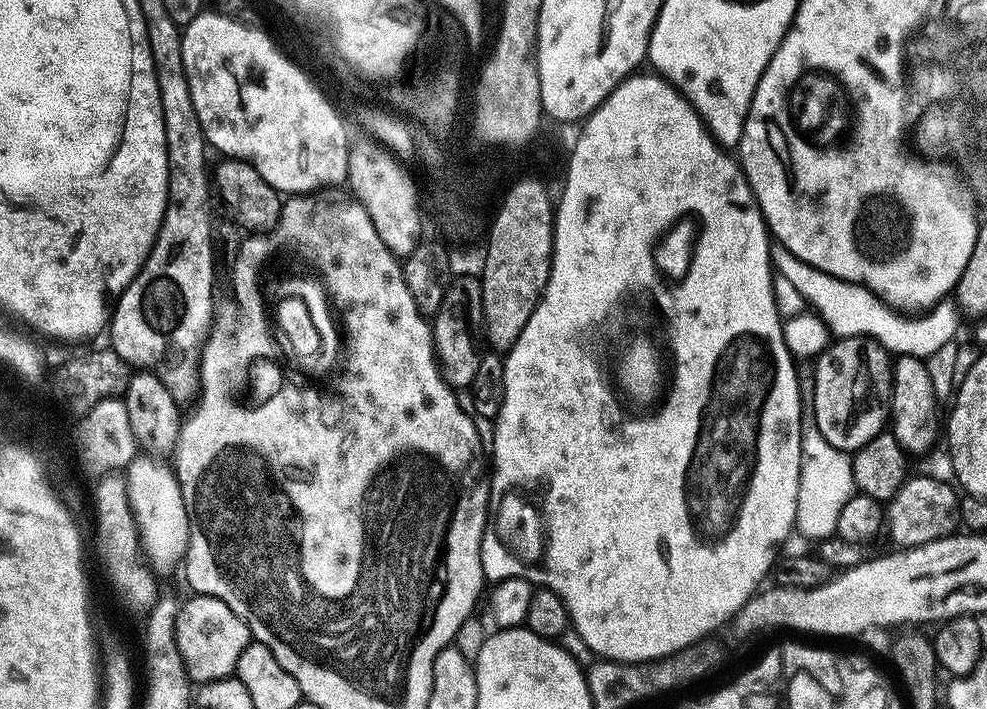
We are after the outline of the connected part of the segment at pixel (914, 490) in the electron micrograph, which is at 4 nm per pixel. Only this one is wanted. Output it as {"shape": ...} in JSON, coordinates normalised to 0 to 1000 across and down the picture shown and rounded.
{"shape":[[[928,671],[916,678],[915,685],[910,691],[910,697],[902,707],[898,717],[898,746],[904,755],[904,762],[909,774],[929,773],[938,764],[953,762],[955,756],[966,755],[970,749],[973,732],[973,700],[970,690],[964,688],[960,683],[955,683],[952,677],[947,677],[944,671]]]}

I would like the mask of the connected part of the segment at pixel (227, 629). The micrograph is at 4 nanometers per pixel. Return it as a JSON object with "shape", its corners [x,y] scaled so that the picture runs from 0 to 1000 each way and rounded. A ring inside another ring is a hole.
{"shape":[[[195,838],[187,852],[181,853],[178,877],[179,882],[195,880],[181,893],[182,927],[190,945],[191,955],[204,953],[204,961],[222,959],[232,951],[238,949],[239,929],[247,920],[248,876],[241,867],[238,856],[227,848],[223,841],[210,841],[208,838]]]}

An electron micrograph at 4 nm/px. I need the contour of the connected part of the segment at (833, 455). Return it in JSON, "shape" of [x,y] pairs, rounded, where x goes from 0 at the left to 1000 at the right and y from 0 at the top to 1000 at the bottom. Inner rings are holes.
{"shape":[[[822,578],[812,580],[811,684],[806,709],[805,749],[820,756],[824,764],[840,760],[849,746],[849,725],[853,725],[853,714],[857,714],[857,708],[864,698],[863,643],[841,629],[841,623],[833,618],[827,599],[827,585]]]}

